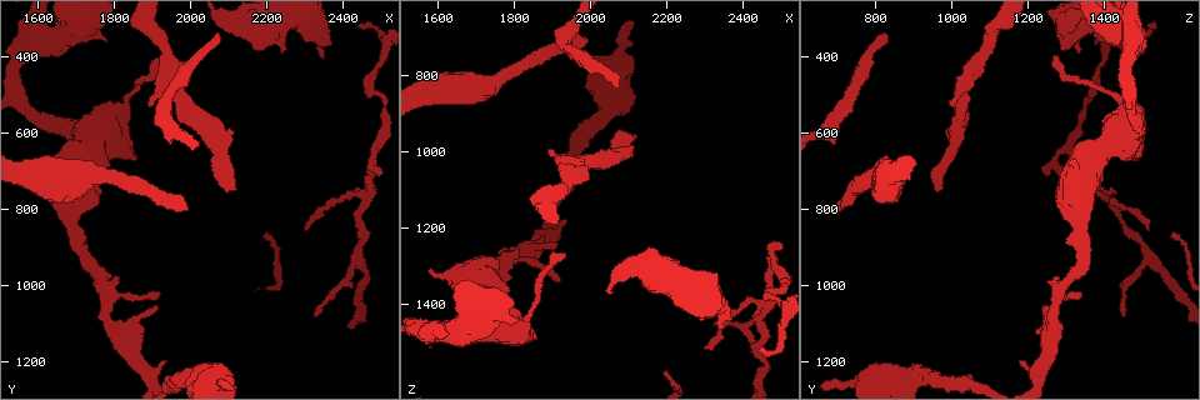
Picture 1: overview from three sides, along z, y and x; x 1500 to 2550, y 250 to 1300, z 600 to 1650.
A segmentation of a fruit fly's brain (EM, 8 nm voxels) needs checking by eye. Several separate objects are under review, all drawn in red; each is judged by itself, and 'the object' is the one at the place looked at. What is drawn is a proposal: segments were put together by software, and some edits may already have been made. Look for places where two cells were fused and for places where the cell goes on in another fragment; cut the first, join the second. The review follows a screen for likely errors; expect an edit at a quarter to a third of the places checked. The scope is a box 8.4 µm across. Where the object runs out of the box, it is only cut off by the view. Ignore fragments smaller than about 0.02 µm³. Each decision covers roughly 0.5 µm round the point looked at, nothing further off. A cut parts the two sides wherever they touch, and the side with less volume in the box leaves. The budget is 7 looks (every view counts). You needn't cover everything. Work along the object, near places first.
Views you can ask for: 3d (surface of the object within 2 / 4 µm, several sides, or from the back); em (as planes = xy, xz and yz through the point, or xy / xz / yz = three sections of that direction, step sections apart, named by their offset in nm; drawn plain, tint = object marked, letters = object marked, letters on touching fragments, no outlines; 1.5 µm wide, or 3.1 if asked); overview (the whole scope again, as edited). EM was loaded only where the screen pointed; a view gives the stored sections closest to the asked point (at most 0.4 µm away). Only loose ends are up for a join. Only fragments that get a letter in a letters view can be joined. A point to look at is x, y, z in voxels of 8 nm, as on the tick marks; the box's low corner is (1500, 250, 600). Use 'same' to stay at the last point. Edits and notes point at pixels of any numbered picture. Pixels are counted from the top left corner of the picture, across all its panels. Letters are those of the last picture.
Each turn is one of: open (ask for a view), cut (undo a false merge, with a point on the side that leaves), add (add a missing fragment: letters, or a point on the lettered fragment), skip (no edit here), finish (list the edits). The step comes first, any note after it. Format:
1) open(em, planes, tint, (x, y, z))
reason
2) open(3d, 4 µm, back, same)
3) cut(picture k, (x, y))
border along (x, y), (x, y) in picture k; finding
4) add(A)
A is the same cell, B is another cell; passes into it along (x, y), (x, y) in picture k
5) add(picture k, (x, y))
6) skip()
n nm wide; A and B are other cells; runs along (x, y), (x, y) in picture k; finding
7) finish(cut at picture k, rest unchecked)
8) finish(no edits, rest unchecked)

open(3d, 2 µm, (2460, 775, 1410))
branch point

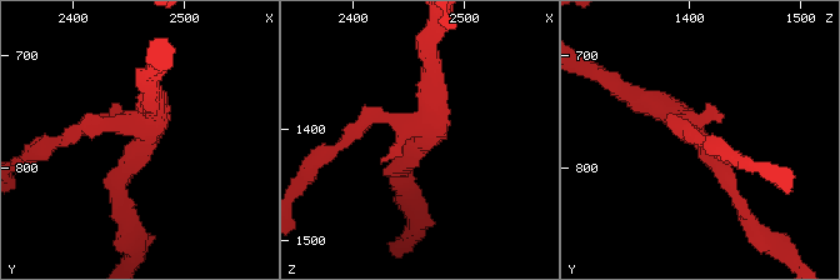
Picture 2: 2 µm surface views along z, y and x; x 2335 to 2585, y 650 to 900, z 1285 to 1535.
open(em, planes, letters, (2464, 776, 1412))
now the EM

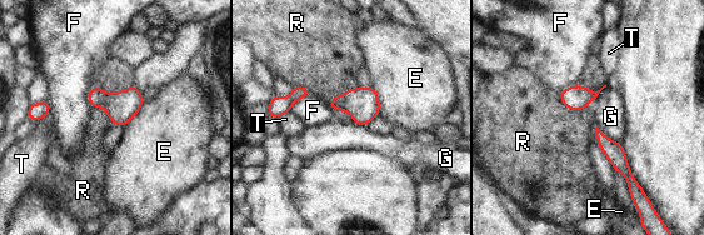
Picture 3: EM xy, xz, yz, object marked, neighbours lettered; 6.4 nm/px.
skip()
200 nm wide; E, F, G, R and T are other cells; all the same cell

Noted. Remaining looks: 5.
open(em, planes, letters, (2350, 405, 1465))
free end

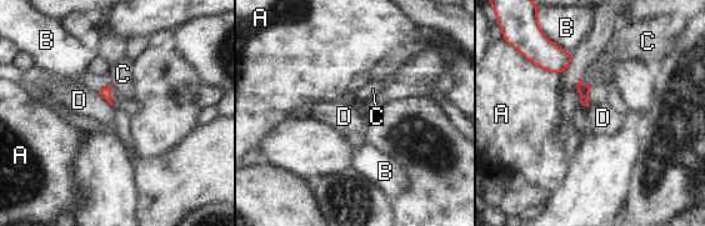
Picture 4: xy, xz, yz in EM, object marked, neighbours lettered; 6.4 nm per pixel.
skip()
A, B, C and D are other cells; none of them fits

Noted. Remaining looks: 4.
open(3d, 4 µm, (1990, 805, 705))
an open end

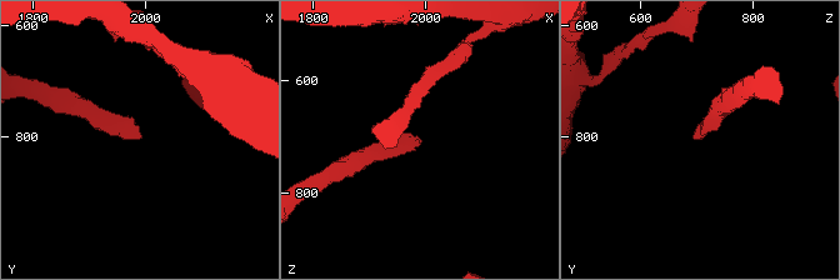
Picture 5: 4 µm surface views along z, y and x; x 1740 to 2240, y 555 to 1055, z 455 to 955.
open(em, yz, step 8, letters, (1985, 795, 695))

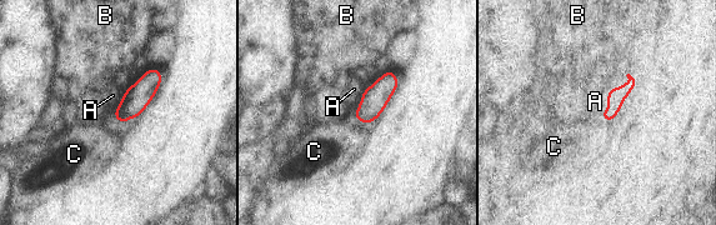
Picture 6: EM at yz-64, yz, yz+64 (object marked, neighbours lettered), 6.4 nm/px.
open(em, planes, letters, same)

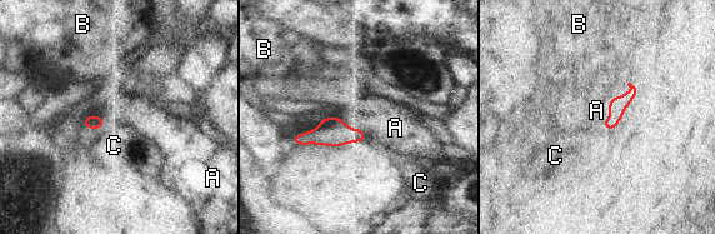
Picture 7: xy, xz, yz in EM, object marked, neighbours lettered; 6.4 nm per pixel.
add(A)
A is the same cell, B and C are other cells; passes into it along (333, 132), (346, 125), (384, 122) in picture 7; the cell continues

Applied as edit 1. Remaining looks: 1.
finish(add at picture 7, rest unchecked)

